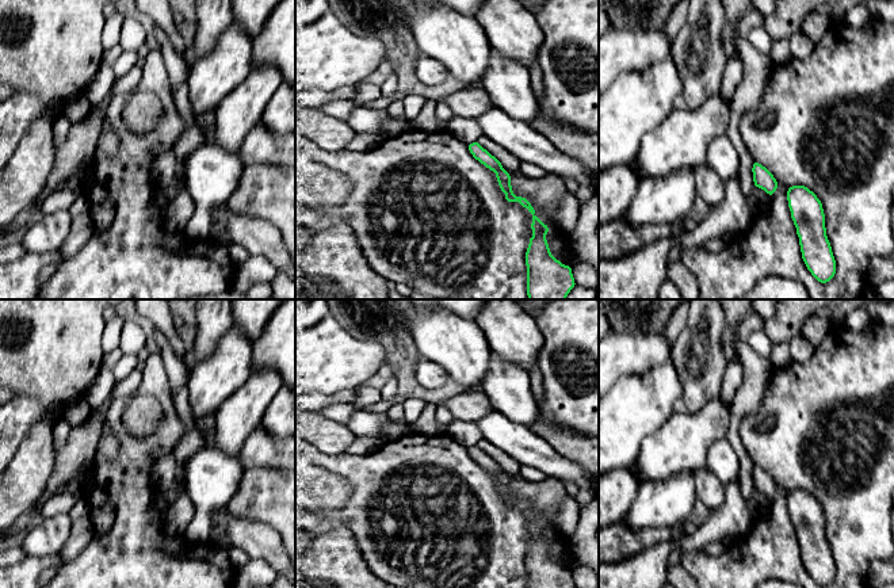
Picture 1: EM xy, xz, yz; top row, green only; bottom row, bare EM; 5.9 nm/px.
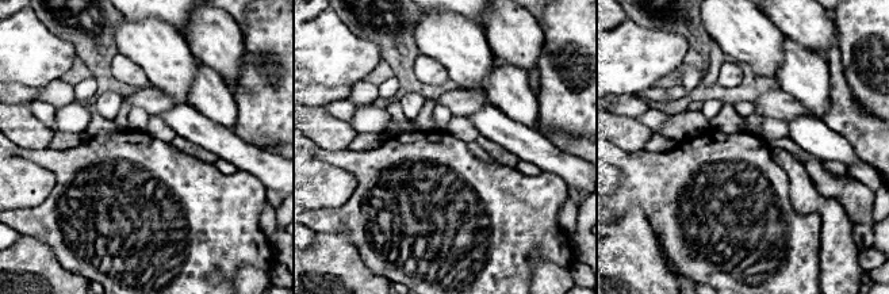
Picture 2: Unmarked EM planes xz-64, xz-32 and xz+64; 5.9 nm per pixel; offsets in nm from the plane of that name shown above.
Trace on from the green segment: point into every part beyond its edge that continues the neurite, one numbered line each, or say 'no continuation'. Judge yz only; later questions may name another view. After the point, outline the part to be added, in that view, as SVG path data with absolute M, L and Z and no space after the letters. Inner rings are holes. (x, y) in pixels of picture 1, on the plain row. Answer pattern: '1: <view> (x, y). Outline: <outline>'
no continuation

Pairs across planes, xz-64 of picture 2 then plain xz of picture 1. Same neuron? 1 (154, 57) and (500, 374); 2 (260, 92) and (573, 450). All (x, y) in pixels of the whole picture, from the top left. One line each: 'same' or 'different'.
1: different
2: different

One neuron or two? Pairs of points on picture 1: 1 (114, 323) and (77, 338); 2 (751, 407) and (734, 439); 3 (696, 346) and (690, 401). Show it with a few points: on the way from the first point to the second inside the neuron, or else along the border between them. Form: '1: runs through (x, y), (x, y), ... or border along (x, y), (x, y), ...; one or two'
1: border along (106, 323), (102, 331), (103, 354); two
2: runs through (742, 412), (734, 420), (734, 431); one
3: runs through (696, 359), (696, 388); one

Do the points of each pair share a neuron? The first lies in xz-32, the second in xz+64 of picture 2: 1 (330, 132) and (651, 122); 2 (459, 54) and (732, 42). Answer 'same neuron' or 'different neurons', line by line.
1: different neurons
2: same neuron

